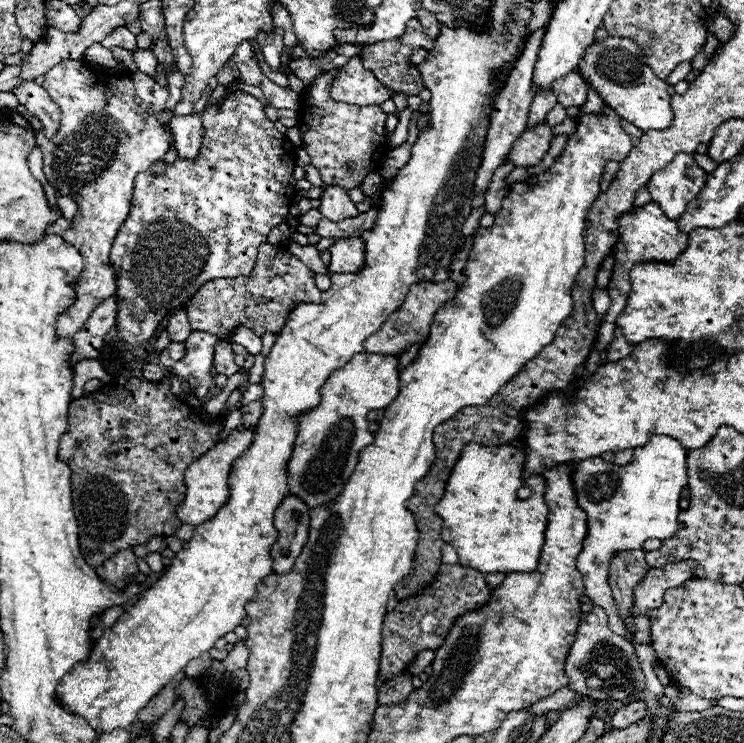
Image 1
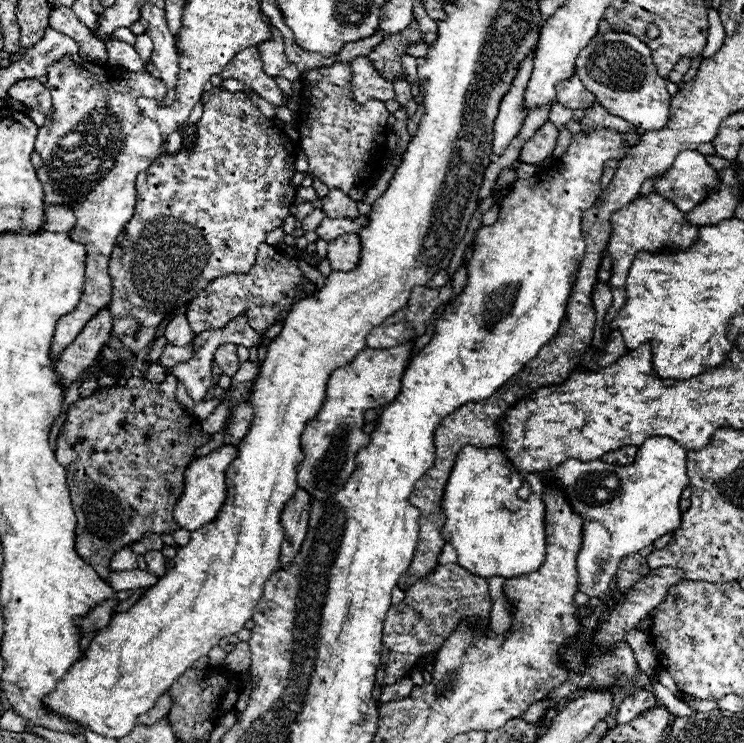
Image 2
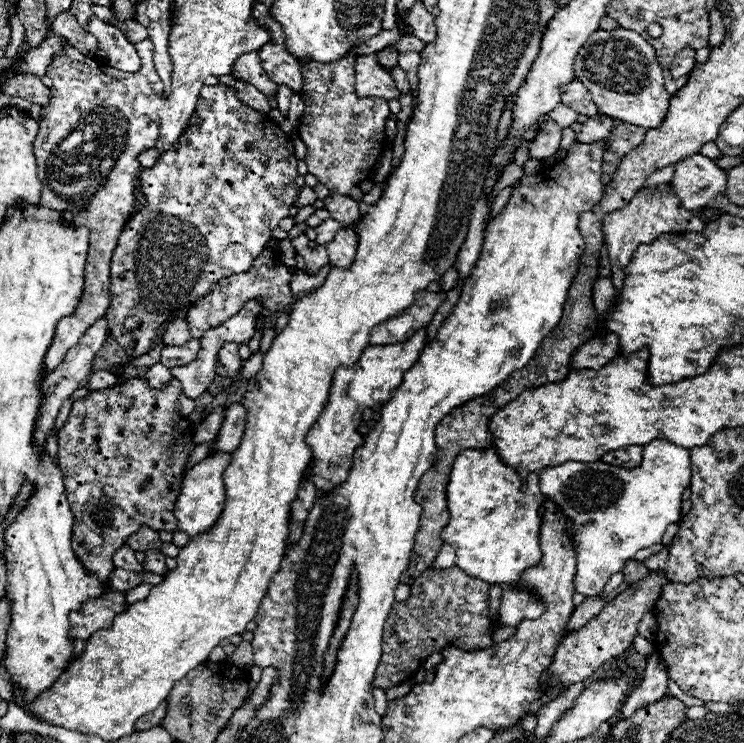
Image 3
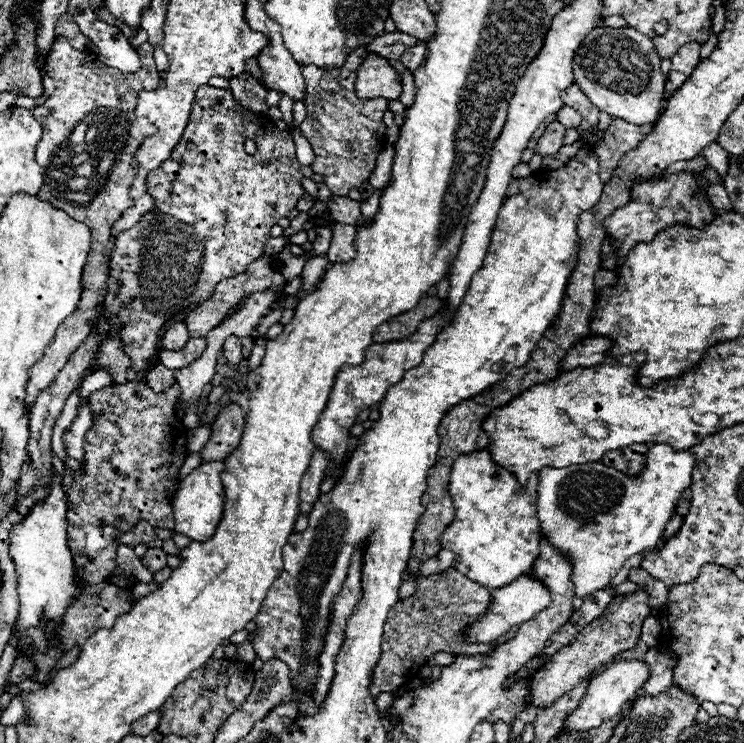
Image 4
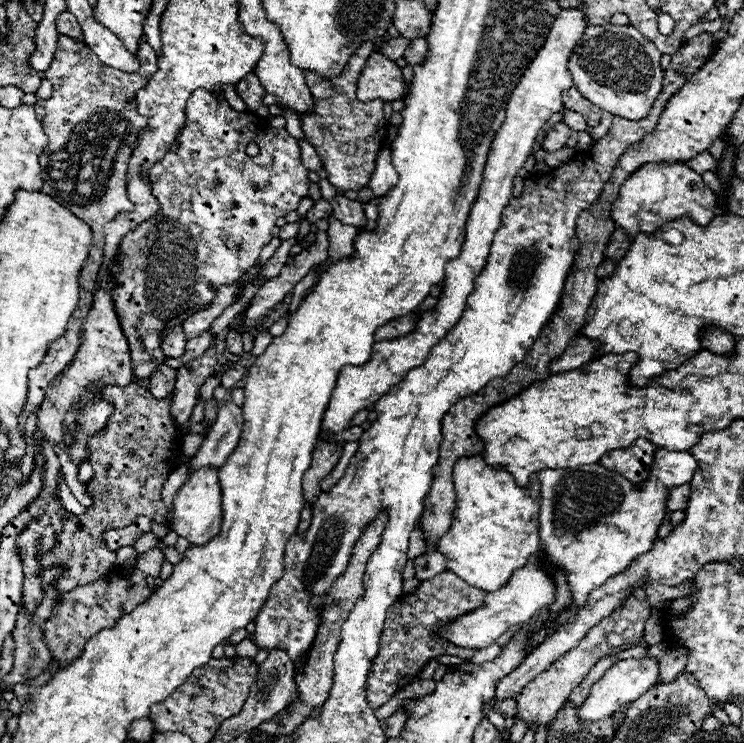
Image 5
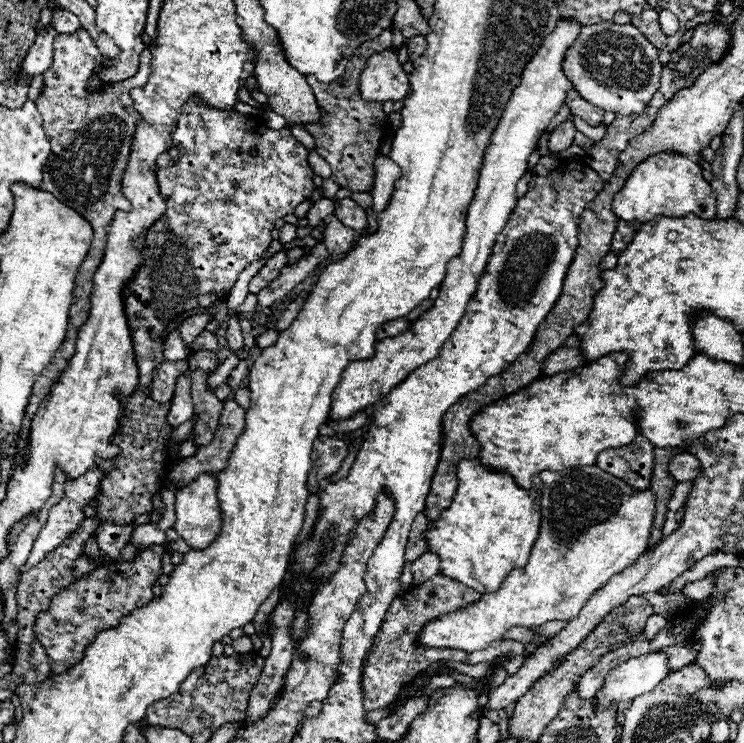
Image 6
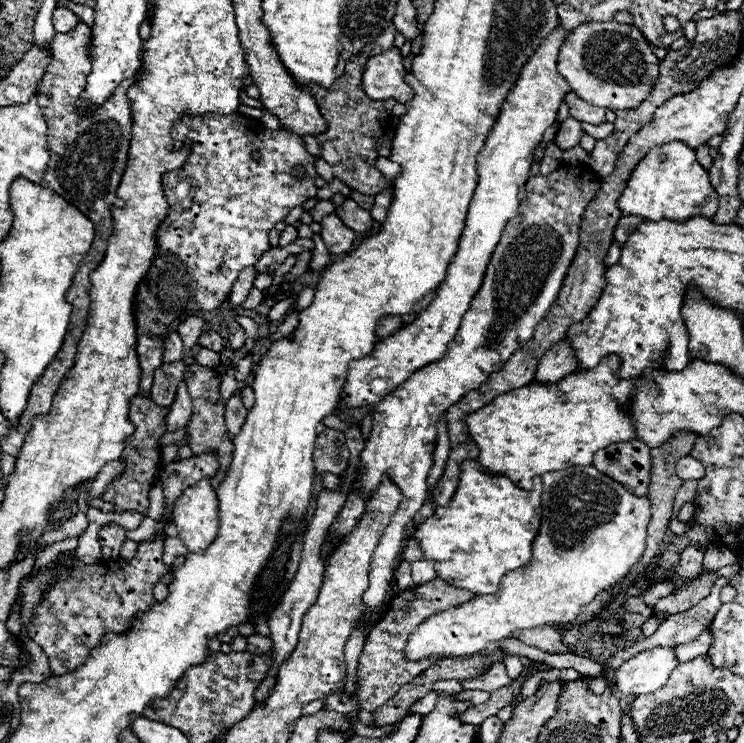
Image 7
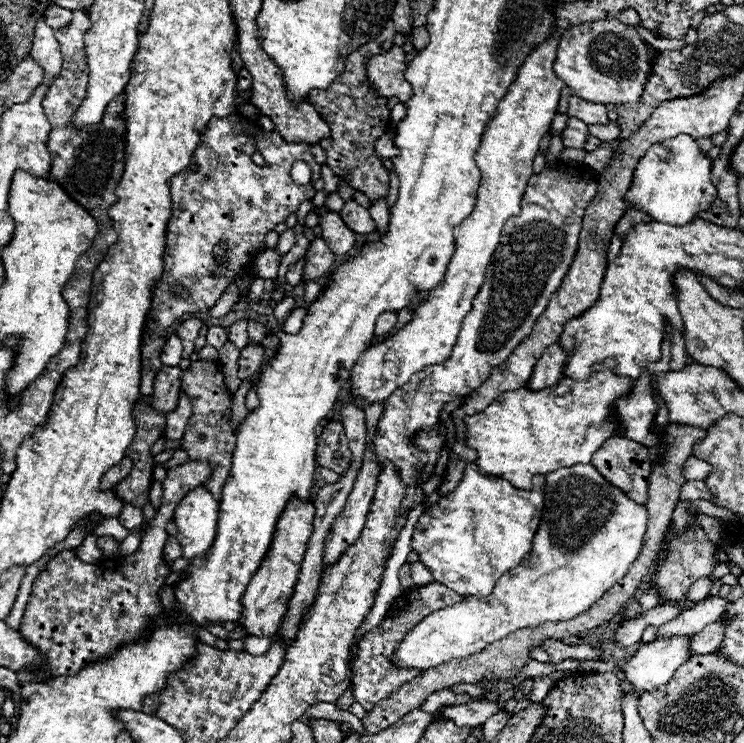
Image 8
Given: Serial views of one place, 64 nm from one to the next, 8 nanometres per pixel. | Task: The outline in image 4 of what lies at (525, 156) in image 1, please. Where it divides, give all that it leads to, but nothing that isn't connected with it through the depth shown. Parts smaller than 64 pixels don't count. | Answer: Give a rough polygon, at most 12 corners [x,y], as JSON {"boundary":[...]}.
{"boundary":[[548,124],[540,136],[536,154],[552,156],[562,148],[566,128]]}

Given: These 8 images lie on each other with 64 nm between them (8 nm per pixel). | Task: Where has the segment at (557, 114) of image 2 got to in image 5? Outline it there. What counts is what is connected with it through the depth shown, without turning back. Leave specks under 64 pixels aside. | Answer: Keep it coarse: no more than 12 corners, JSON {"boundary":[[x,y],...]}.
{"boundary":[[566,110],[564,124],[572,130],[586,130],[586,122],[578,112]]}

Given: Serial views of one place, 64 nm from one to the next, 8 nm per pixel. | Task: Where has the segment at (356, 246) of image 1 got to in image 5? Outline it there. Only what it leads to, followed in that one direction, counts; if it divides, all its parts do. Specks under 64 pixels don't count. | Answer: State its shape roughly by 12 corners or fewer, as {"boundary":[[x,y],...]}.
{"boundary":[[328,216],[328,254],[334,260],[354,254],[358,230]]}

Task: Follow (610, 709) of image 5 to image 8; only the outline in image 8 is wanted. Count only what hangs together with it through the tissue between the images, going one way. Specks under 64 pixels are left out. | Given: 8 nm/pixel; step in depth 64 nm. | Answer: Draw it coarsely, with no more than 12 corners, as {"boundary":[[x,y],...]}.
{"boundary":[[686,638],[642,644],[622,666],[624,682],[652,692],[688,660]]}

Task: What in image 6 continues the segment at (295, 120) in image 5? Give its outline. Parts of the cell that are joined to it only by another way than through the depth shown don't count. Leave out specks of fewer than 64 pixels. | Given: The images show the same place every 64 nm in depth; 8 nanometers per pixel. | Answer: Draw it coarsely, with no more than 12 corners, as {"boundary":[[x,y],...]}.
{"boundary":[[290,124],[292,136],[296,136],[308,150],[314,150],[312,136],[300,126]]}

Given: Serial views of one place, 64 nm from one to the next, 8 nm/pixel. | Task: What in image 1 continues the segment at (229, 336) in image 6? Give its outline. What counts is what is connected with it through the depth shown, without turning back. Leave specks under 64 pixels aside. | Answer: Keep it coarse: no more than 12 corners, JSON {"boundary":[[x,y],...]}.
{"boundary":[[230,342],[216,344],[212,366],[218,374],[232,376],[234,364]]}

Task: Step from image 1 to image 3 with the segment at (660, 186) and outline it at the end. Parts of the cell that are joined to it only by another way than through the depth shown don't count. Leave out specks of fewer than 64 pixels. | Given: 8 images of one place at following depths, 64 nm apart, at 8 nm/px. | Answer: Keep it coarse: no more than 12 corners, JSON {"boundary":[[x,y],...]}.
{"boundary":[[697,153],[676,164],[668,186],[686,210],[726,190],[726,172]]}

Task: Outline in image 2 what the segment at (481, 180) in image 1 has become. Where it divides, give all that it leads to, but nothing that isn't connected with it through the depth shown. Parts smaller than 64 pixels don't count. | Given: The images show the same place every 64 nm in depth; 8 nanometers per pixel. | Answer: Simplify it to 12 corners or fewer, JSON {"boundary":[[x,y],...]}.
{"boundary":[[534,52],[520,64],[504,94],[492,132],[492,154],[502,156],[518,136]]}

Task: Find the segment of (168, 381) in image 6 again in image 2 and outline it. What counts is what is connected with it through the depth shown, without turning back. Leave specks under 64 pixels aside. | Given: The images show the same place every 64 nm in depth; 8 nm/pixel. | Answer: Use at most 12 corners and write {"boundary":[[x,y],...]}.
{"boundary":[[150,364],[144,378],[152,384],[160,384],[168,376],[160,364]]}

